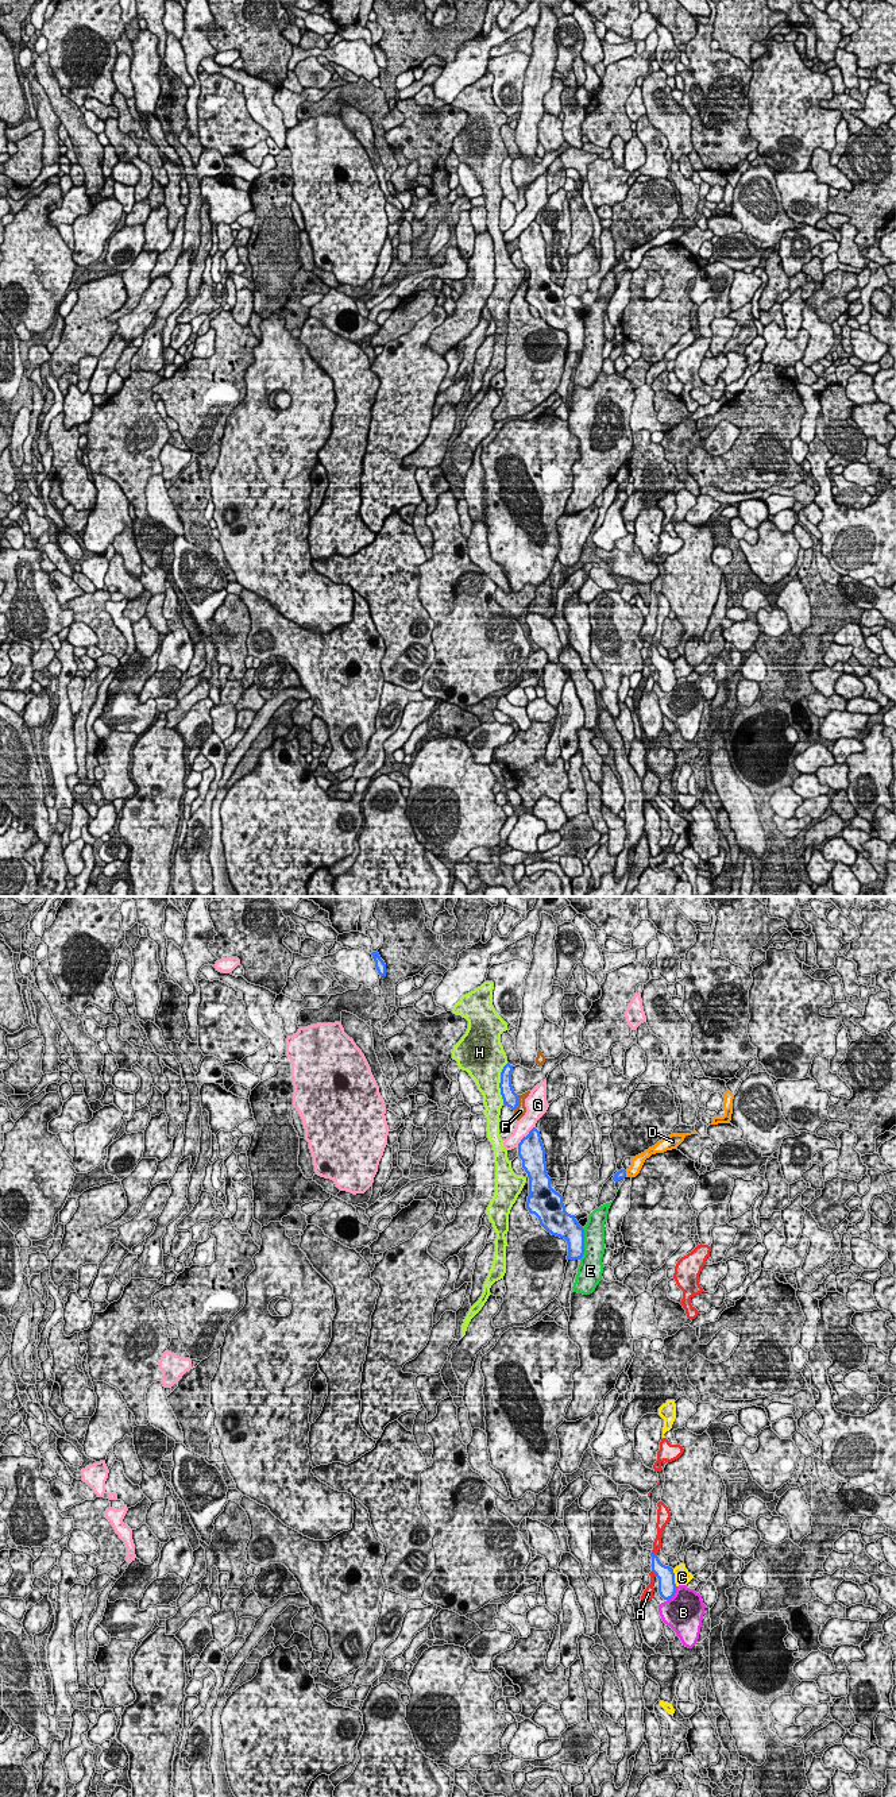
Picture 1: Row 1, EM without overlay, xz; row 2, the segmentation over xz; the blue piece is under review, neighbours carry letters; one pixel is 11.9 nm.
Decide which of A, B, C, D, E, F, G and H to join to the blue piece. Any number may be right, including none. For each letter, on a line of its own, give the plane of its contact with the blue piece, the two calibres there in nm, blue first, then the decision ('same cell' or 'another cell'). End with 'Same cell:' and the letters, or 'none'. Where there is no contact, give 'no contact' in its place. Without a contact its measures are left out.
A: meets blue in xz; 220 nm thick on the blue side, 120 nm on the other; another cell
B: meets blue in xz; 220 nm thick on the blue side, 460 nm on the other; another cell
C: meets blue in xz; 220 nm thick on the blue side, 190 nm on the other; another cell
D: meets blue in xz; 100 nm thick on the blue side, 140 nm on the other; same cell
E: meets blue in xz; 260 nm thick on the blue side, 260 nm on the other; another cell
F: meets blue in xz; 190 nm thick on the blue side, 130 nm on the other; another cell
G: meets blue in xz; 320 nm thick on the blue side, 190 nm on the other; another cell
H: meets blue in xz; 190 nm thick on the blue side, 380 nm on the other; another cell
Same cell: D

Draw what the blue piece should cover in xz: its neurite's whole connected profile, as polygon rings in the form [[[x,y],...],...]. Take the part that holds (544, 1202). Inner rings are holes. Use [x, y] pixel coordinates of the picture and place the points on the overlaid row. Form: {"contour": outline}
{"contour": [[[536,1127],[518,1144],[518,1156],[529,1177],[526,1208],[548,1233],[567,1241],[567,1260],[580,1260],[584,1254],[584,1229],[575,1215],[565,1211],[563,1196],[551,1187],[545,1149]]]}

